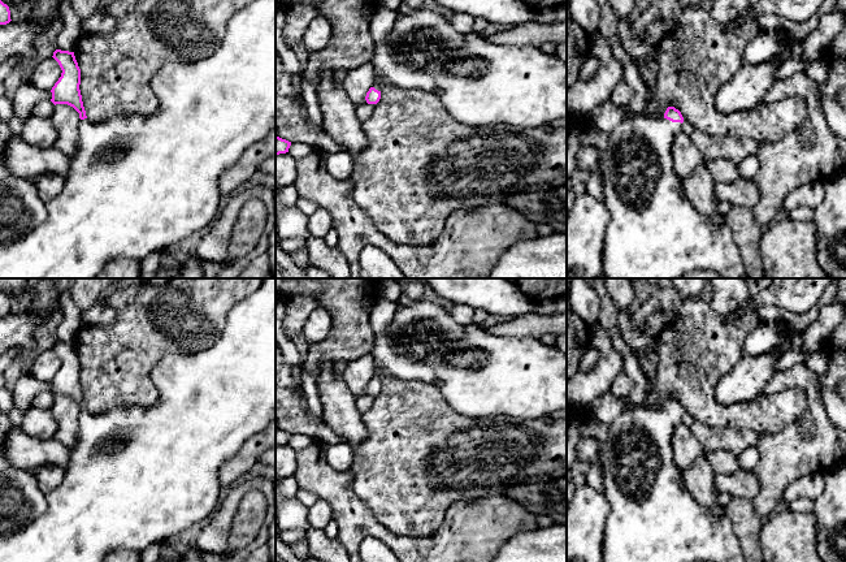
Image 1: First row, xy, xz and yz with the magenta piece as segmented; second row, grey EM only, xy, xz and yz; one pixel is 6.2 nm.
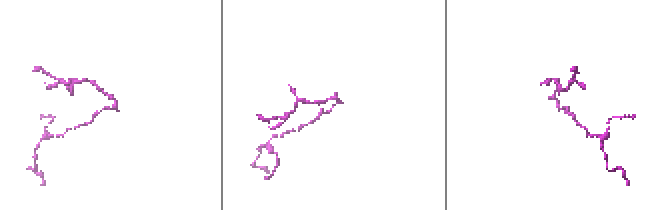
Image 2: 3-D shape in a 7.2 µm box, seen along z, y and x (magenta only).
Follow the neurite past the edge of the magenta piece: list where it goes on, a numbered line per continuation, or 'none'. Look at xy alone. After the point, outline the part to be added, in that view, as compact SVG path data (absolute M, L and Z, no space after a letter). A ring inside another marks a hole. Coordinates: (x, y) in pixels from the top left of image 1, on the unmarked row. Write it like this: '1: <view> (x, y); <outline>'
1: xy (137, 475); M263 278L261 285L238 302L226 316L226 327L211 347L192 354L168 354L151 371L151 380L159 390L159 398L151 406L117 407L103 414L88 410L78 415L78 438L70 449L69 464L62 483L45 494L47 511L23 529L0 537L0 562L103 562L116 549L146 550L151 544L166 544L173 537L204 519L218 506L221 490L220 470L239 453L244 442L264 431L276 420L276 278Z

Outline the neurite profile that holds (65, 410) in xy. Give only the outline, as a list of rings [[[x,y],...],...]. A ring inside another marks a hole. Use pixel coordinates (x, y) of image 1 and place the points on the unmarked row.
[[[56,395],[51,412],[57,422],[55,438],[71,449],[78,438],[79,405],[68,395]]]

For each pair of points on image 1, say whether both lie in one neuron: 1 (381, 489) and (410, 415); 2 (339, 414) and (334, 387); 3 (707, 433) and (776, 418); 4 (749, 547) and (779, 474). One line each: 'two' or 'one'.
1: one
2: one
3: two
4: two

